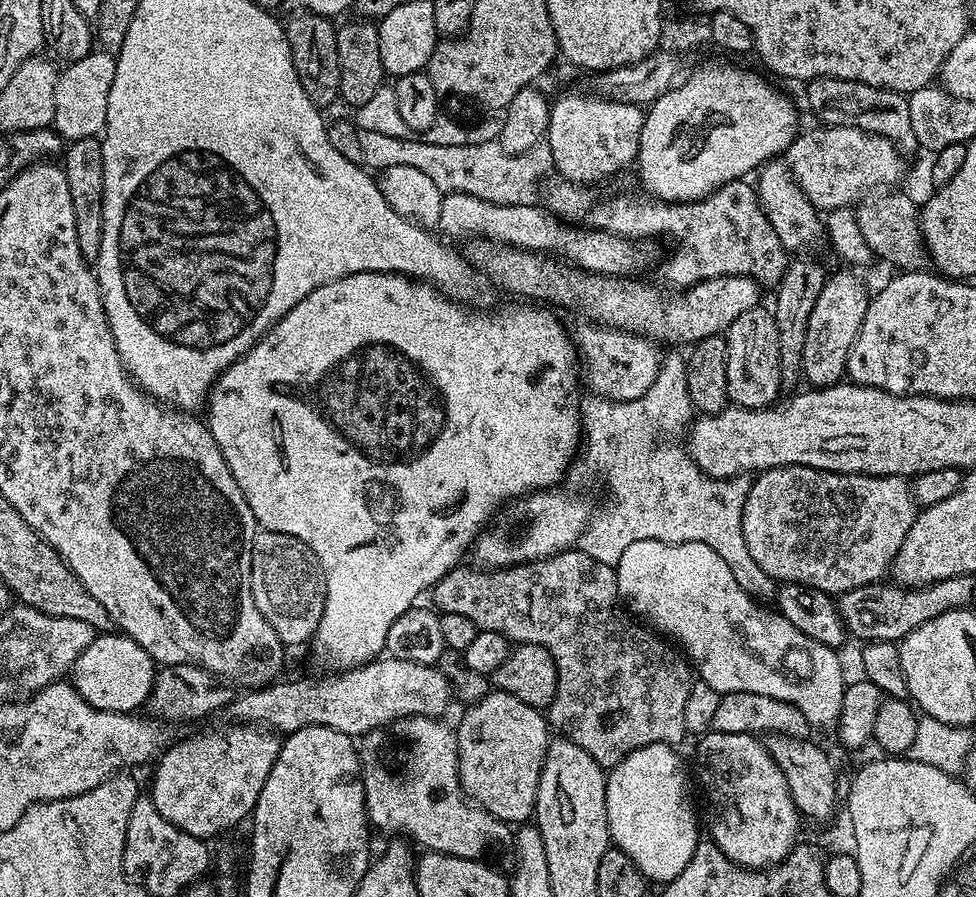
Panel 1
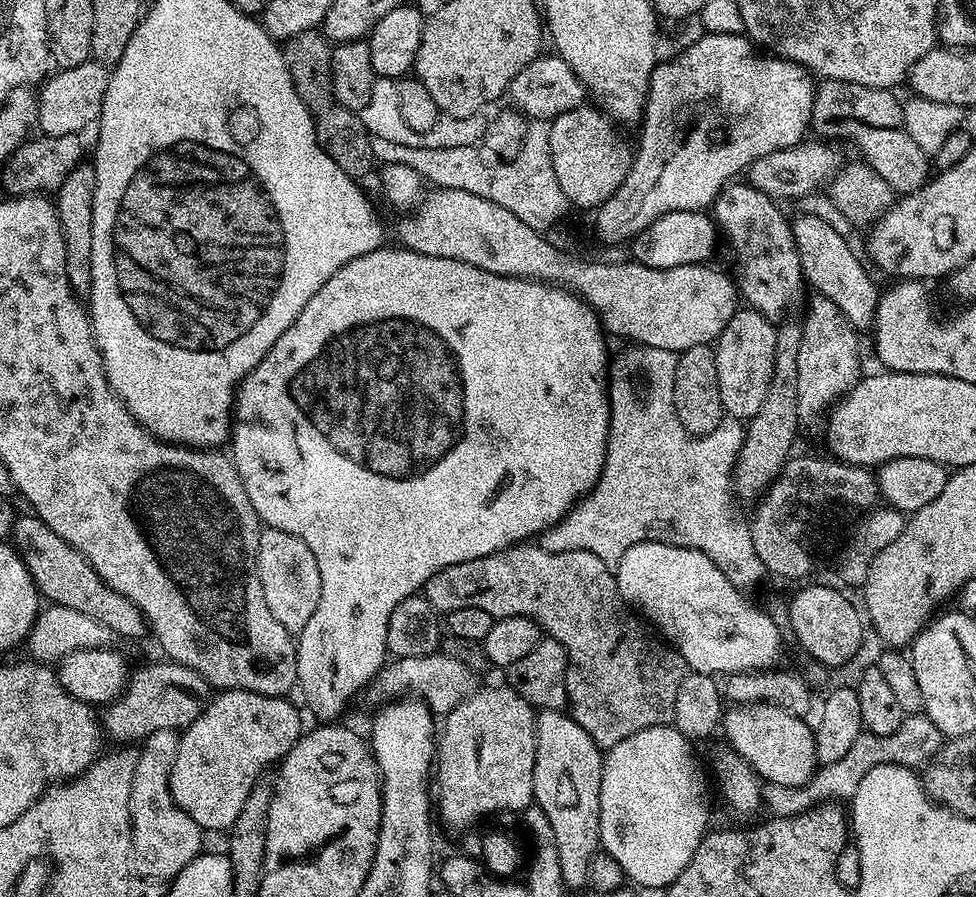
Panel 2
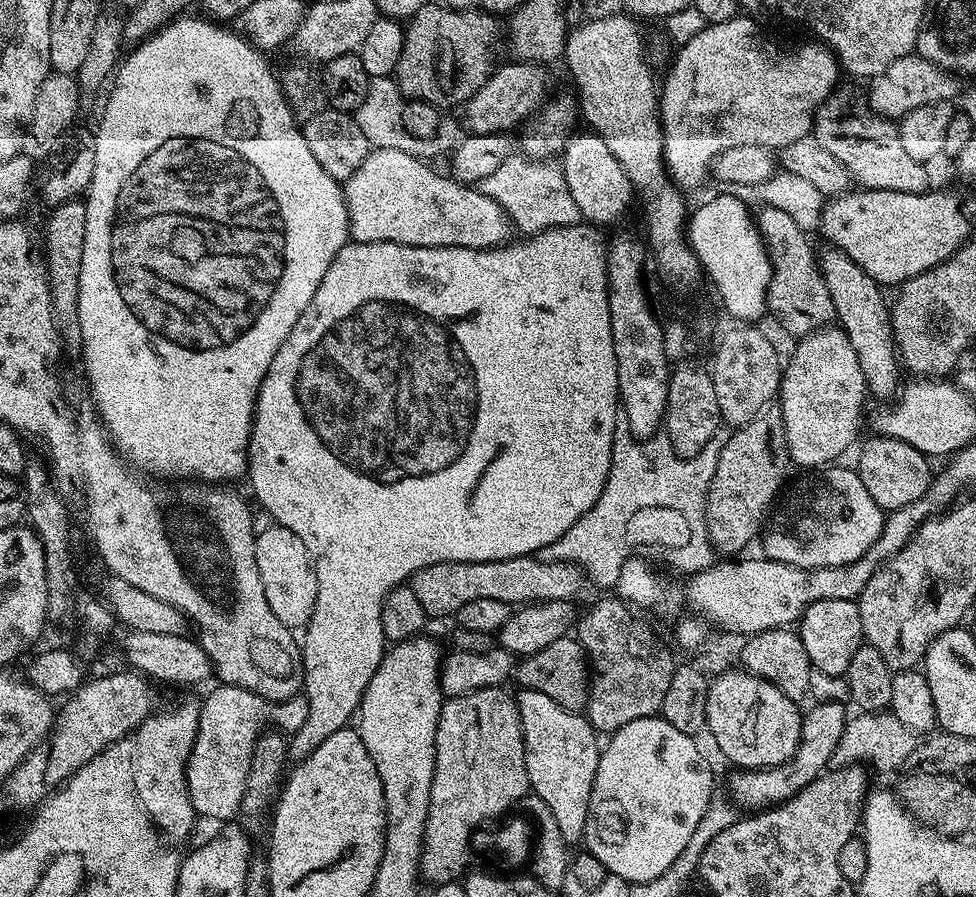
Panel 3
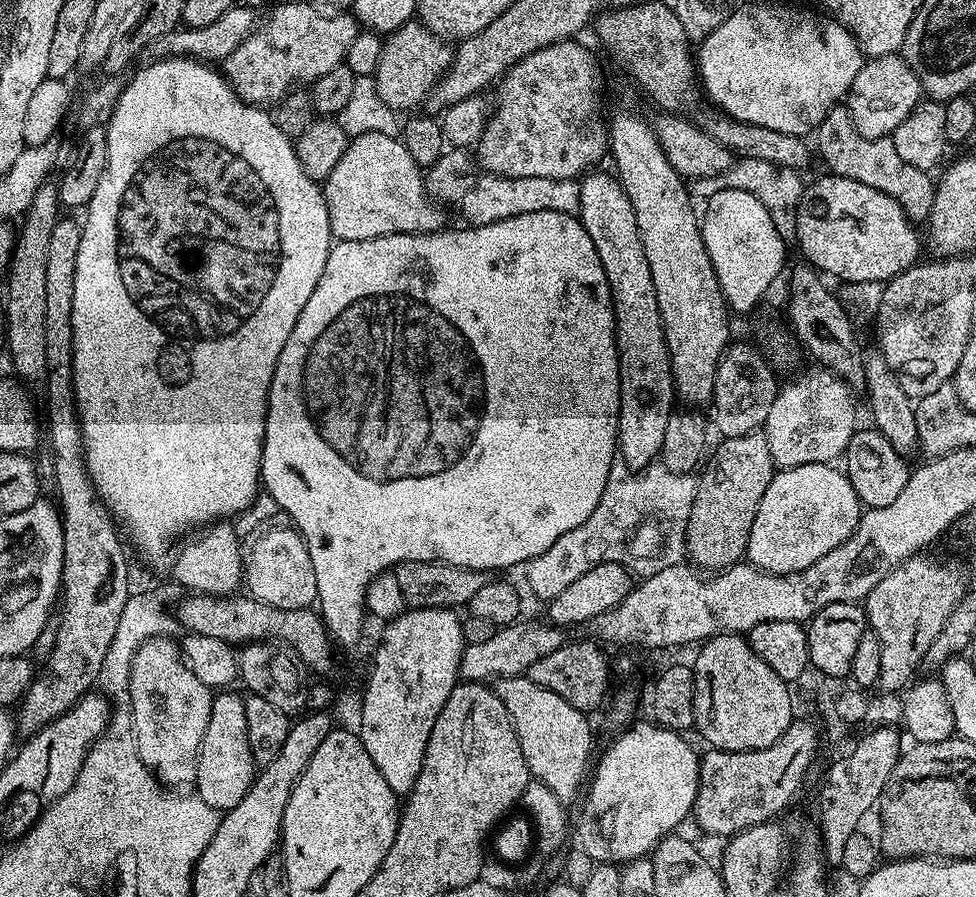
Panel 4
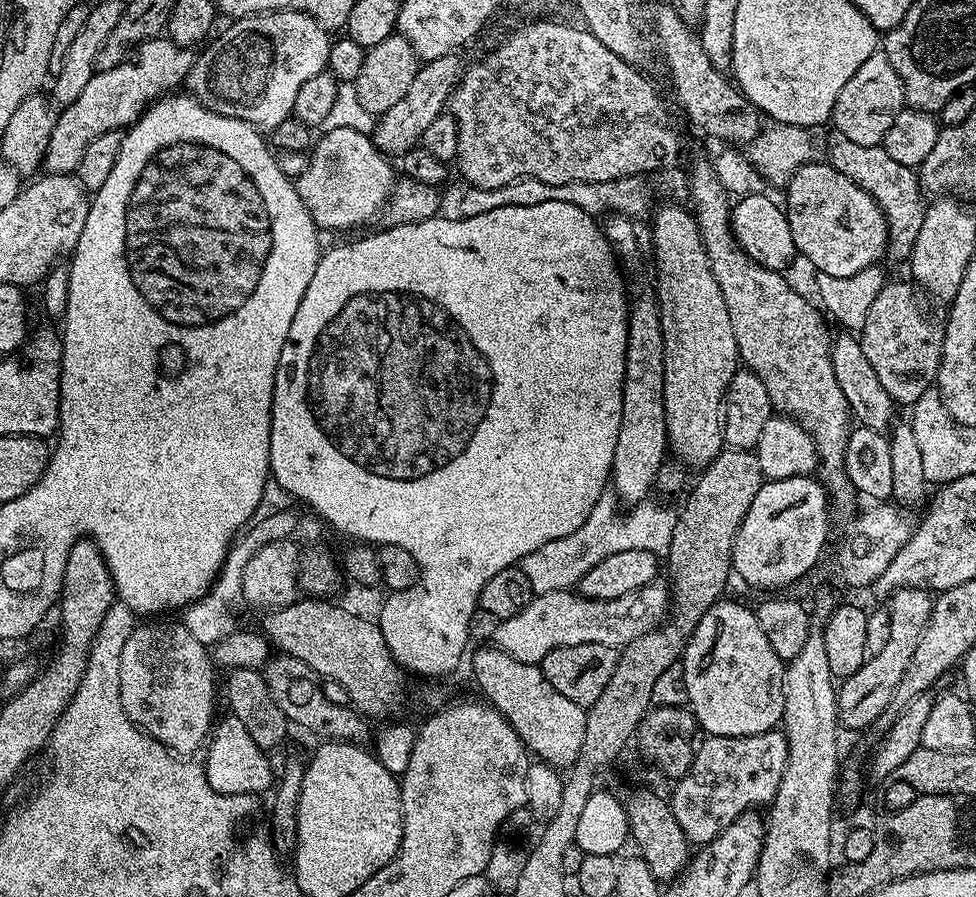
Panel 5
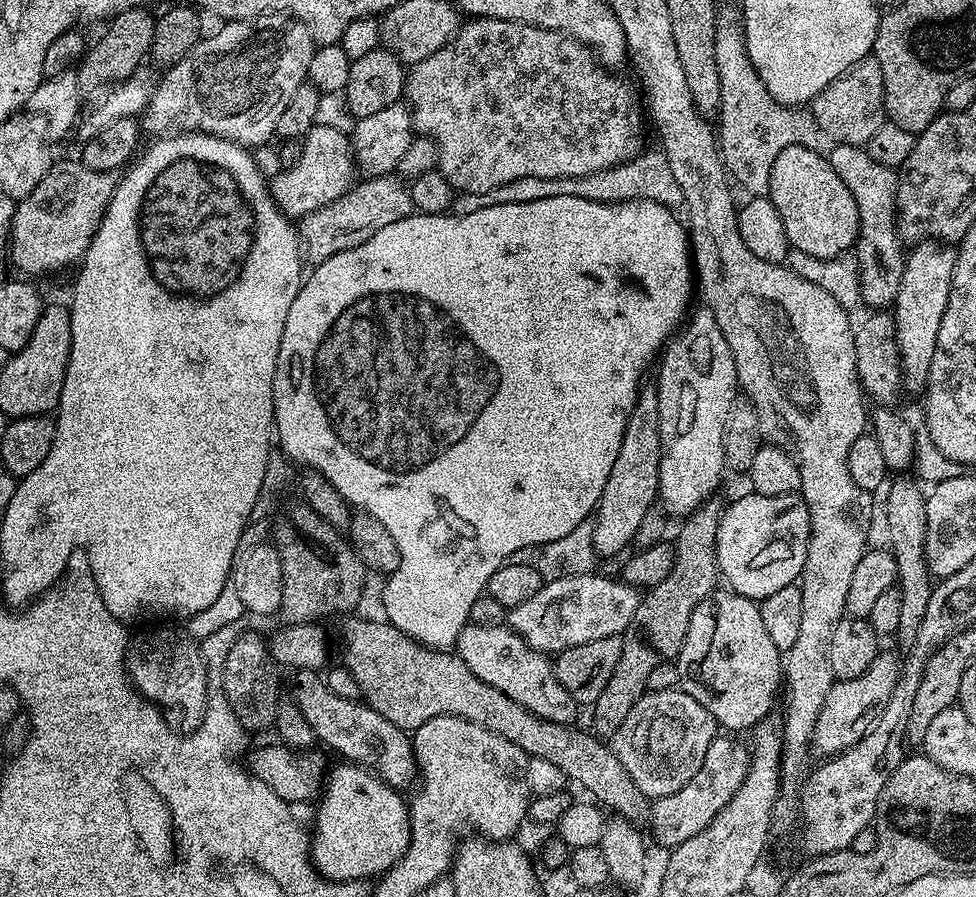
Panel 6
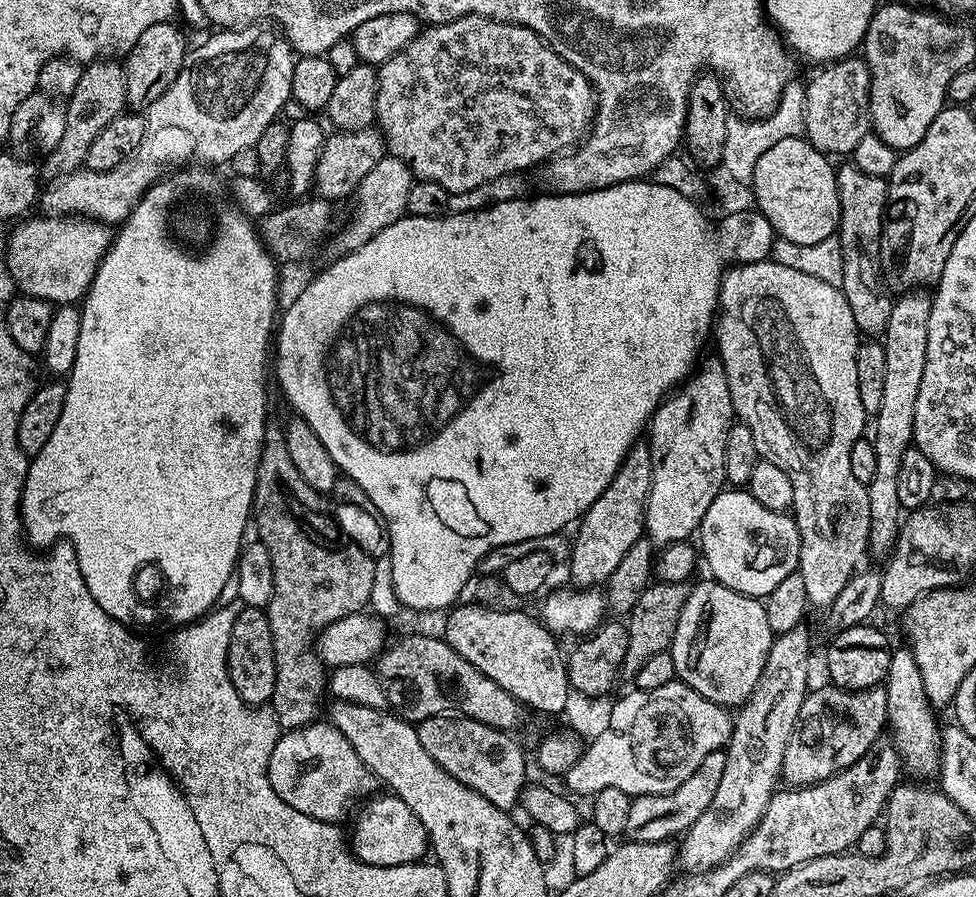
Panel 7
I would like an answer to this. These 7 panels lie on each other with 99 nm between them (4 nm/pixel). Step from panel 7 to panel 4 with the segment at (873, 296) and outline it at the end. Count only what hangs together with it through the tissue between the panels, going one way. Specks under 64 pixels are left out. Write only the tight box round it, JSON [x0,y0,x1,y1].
[814,107,936,222]

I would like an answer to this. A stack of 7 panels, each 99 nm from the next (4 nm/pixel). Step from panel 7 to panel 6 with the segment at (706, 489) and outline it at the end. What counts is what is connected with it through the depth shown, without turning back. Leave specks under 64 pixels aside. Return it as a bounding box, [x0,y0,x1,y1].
[654,307,738,518]

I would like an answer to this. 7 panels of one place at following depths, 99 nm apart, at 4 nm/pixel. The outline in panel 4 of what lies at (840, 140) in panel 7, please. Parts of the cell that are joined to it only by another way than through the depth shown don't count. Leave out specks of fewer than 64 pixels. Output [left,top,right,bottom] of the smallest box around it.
[846,56,921,138]

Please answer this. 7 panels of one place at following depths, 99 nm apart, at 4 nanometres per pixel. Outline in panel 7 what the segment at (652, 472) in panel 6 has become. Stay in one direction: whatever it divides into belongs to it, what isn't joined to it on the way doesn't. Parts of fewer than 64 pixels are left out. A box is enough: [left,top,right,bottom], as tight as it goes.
[570,442,652,586]

